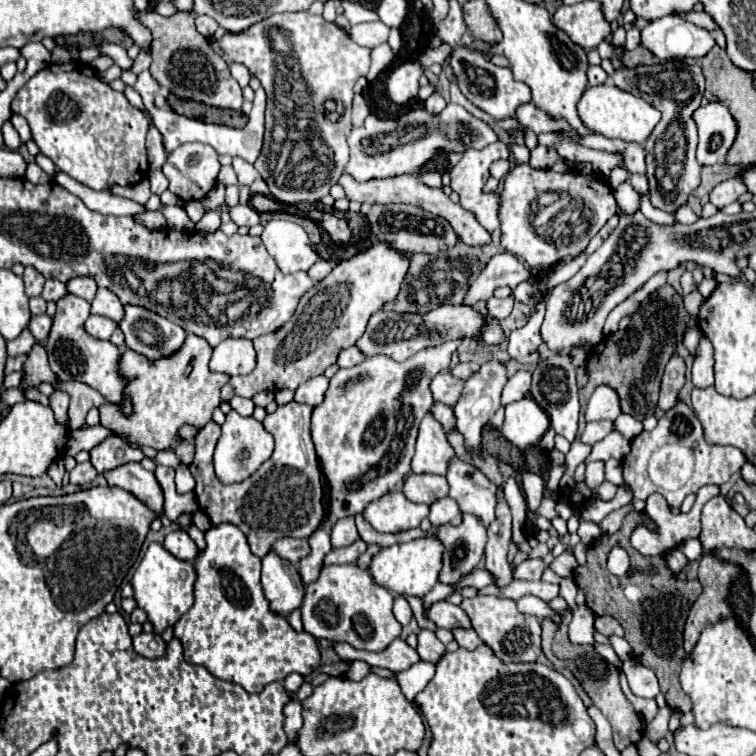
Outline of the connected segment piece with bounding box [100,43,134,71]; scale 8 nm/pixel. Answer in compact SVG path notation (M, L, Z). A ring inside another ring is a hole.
M104 43L100 49L102 49L104 53L108 53L120 69L124 69L124 71L130 71L130 69L132 69L134 61L128 57L126 49L122 49L120 45L114 45L114 43Z

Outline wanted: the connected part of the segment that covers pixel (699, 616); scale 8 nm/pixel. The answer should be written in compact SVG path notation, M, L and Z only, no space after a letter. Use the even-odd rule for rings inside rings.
M702 557L700 559L700 569L698 569L698 581L702 583L702 593L700 597L694 601L692 609L690 609L690 615L688 615L688 621L686 621L686 627L684 627L684 649L690 653L694 649L694 645L698 643L700 639L700 633L708 627L708 625L714 625L718 621L724 621L728 617L734 617L732 613L732 607L726 603L728 601L728 593L730 593L730 587L732 583L736 581L740 573L740 567L738 565L732 565L732 563L726 563L726 561L716 561L712 557Z

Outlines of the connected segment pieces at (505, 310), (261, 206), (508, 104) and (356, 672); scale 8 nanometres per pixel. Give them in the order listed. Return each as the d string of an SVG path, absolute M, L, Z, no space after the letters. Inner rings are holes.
M510 295L508 299L496 299L496 297L488 299L488 311L498 319L506 319L512 313L512 305L514 305L514 295Z
M252 195L250 203L252 203L252 207L254 207L258 213L284 212L288 208L286 204L264 195Z
M458 45L452 49L450 55L450 67L454 71L456 77L456 85L460 87L460 91L480 109L484 109L488 115L492 115L494 119L504 119L508 115L514 115L516 105L528 103L530 101L530 89L526 83L520 83L512 77L510 67L498 67L494 65L482 51L470 49L466 45ZM496 83L498 83L498 91L496 91Z
M354 661L352 665L350 665L350 669L348 669L348 677L352 679L352 681L360 681L362 677L366 677L368 673L370 673L370 665L368 663L364 663L364 661Z

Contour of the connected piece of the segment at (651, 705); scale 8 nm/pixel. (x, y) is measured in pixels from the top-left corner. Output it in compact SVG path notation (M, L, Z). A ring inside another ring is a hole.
M628 693L628 699L632 701L634 705L634 711L642 717L644 723L650 723L658 711L658 705L656 705L656 699L640 699L640 697L634 697L632 693Z

